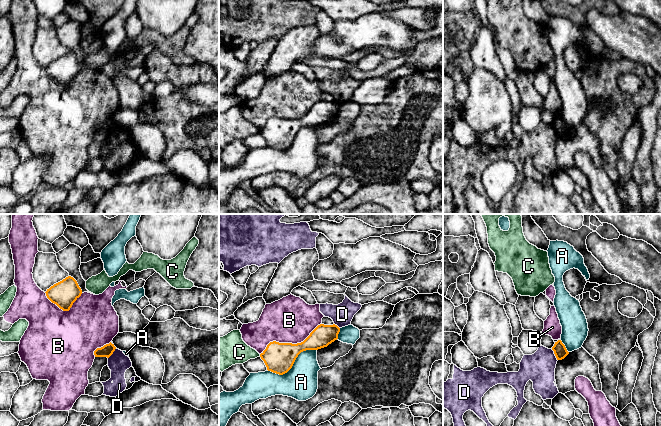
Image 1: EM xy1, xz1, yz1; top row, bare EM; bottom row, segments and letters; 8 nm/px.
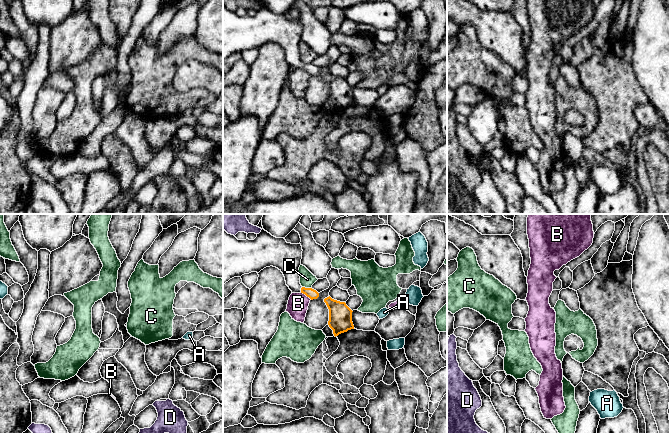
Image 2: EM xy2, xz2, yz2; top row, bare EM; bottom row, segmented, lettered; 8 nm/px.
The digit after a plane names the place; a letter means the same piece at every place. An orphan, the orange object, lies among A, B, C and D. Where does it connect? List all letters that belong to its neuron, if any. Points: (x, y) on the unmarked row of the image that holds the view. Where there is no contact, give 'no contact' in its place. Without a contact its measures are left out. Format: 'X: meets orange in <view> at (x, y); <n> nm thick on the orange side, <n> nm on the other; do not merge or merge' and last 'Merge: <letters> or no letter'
A: meets orange in xz1 at (293, 139); 240 nm thick on the orange side, 280 nm on the other; do not merge
B: meets orange in xz1 at (289, 119); 240 nm thick on the orange side, 360 nm on the other; do not merge
C: meets orange in xz2 at (306, 64); 80 nm thick on the orange side, 120 nm on the other; do not merge
D: meets orange in yz1 at (555, 131); 110 nm thick on the orange side, 240 nm on the other; do not merge
Merge: no letter

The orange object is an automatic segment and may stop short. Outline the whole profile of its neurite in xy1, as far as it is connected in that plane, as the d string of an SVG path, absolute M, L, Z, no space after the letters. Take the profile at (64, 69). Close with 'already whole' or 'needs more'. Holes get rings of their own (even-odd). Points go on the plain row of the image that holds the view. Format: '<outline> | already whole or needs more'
M68 52L54 60L45 68L47 74L63 87L69 87L73 79L81 72L82 66L77 57Z | already whole

